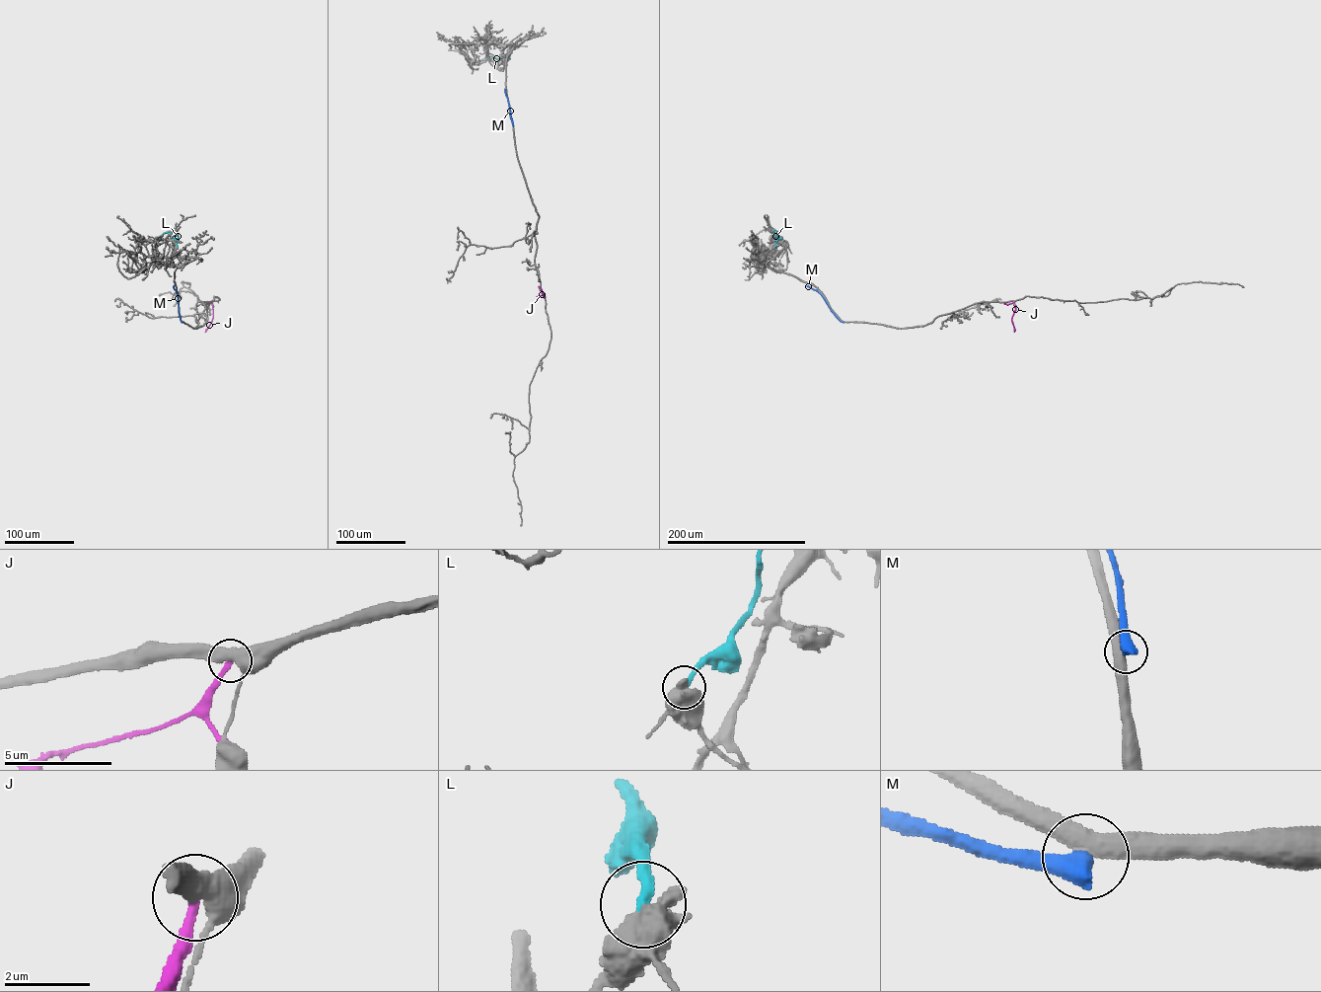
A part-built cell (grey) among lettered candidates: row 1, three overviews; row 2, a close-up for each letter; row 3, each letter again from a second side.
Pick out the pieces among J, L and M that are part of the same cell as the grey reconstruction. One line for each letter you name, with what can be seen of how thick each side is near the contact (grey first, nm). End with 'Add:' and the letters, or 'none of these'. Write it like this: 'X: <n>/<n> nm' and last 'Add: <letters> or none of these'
Add: none of these

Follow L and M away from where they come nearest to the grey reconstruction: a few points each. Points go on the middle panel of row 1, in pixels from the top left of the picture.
L: (508, 55), (509, 58), (491, 56), (485, 60)
M: (513, 125), (504, 89)

